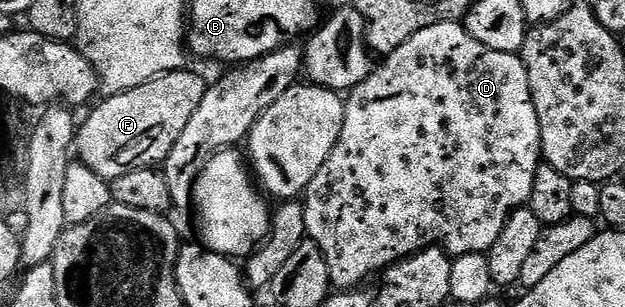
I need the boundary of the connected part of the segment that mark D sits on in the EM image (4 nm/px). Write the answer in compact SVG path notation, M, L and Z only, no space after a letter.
M444 22L431 24L431 28L415 32L411 40L395 48L395 52L388 54L382 62L385 63L382 66L380 63L373 73L367 76L367 80L363 80L363 84L348 91L343 132L331 156L327 156L327 164L319 168L319 176L311 180L309 189L303 195L308 241L313 242L319 252L323 252L333 286L338 291L364 287L365 281L372 274L380 275L396 262L404 262L412 254L418 254L428 246L440 246L450 256L488 254L495 240L499 240L503 224L507 224L509 217L528 203L531 188L535 188L535 172L543 164L539 116L535 112L527 68L520 54L495 52L495 48L479 44L479 40L475 40L475 36L471 36L461 22Z

